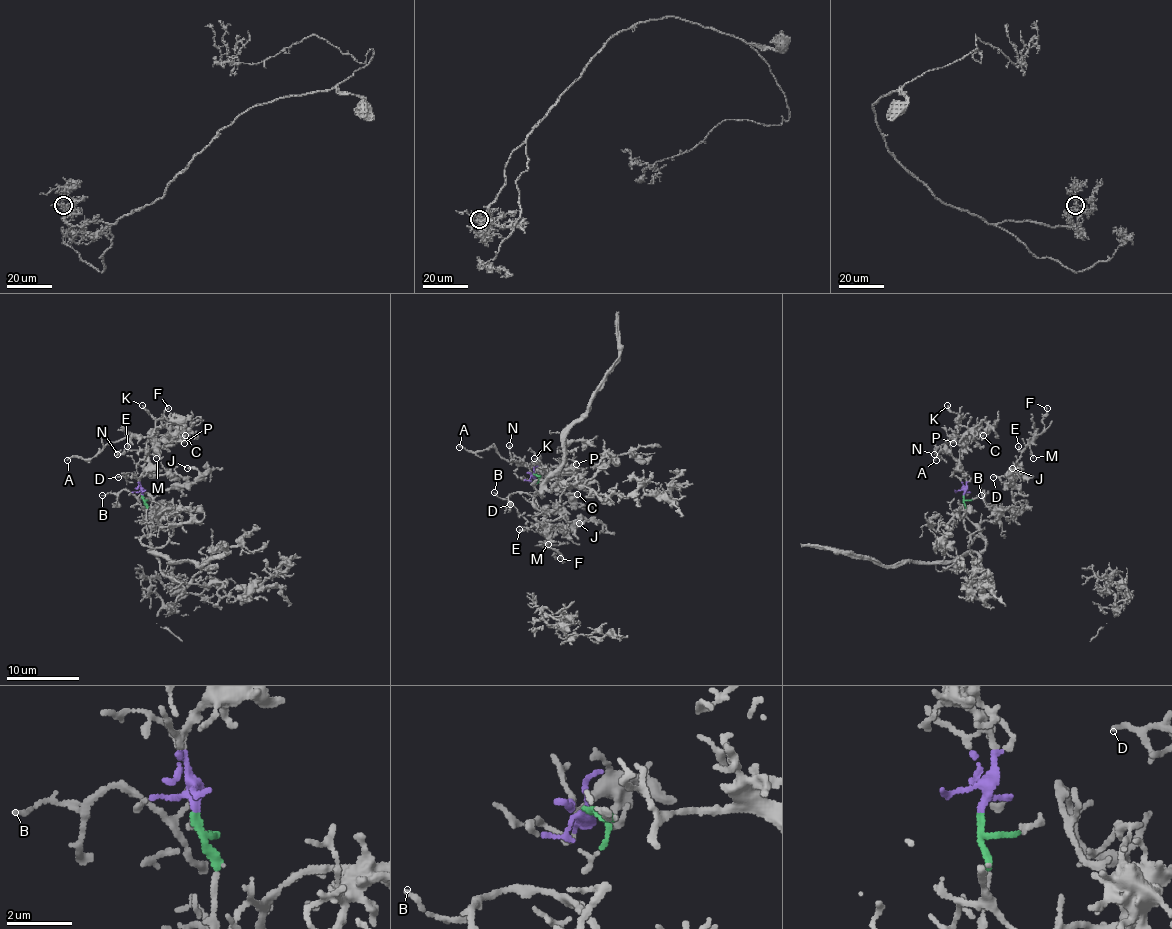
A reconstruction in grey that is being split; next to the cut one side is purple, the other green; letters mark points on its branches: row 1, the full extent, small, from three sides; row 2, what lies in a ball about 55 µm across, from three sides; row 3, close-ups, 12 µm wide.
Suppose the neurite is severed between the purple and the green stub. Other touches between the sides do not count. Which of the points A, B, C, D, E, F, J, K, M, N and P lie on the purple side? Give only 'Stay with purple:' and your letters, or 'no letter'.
Stay with purple: A, C, K, N, P

